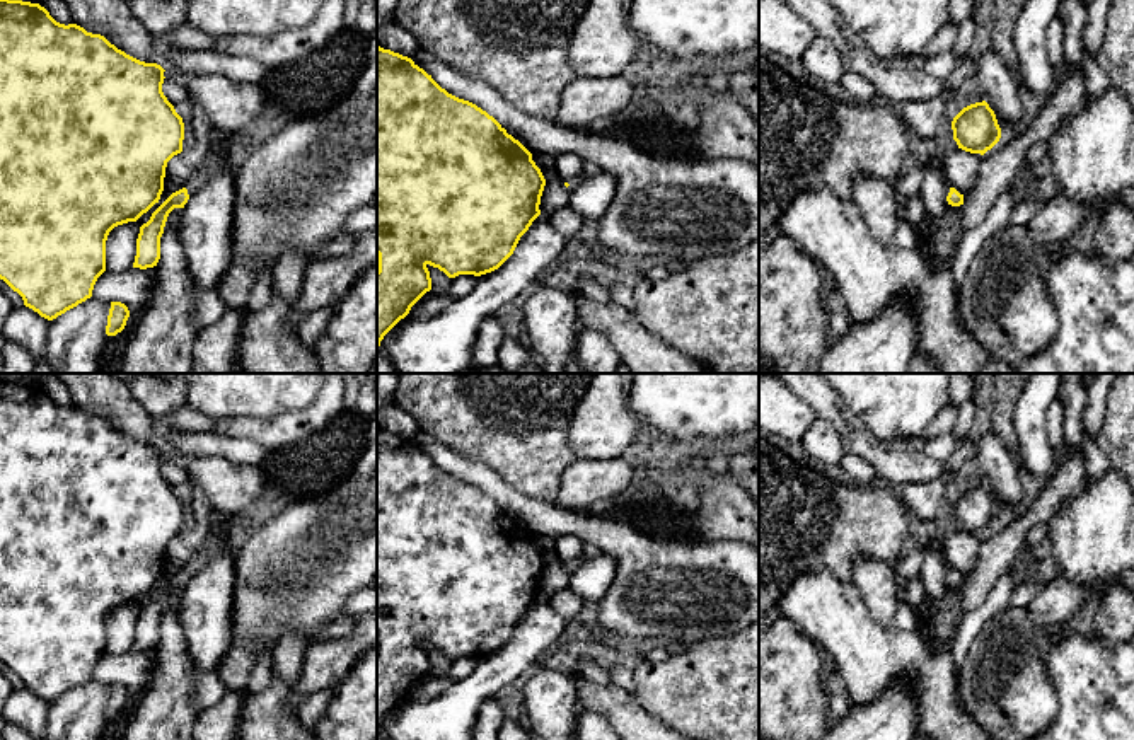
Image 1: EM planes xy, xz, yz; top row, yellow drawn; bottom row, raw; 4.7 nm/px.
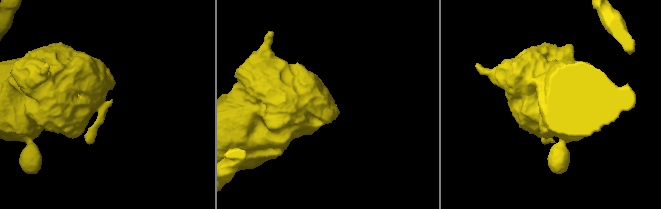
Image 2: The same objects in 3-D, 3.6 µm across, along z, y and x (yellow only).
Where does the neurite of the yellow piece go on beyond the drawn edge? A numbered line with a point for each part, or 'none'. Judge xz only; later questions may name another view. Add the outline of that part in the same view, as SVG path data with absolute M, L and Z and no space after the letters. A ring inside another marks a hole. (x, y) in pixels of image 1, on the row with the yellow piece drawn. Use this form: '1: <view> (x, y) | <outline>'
none

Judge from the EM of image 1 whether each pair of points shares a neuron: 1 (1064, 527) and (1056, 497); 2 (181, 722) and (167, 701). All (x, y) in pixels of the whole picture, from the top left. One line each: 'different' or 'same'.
1: different
2: same

